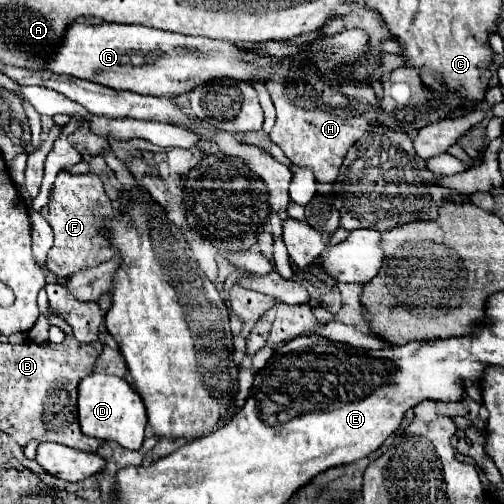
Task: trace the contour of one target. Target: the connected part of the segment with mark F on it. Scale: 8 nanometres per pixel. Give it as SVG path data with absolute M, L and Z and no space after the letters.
M62 170L54 182L48 208L48 222L54 230L54 246L46 258L50 272L56 276L70 276L86 266L98 266L114 256L114 250L108 246L106 238L100 232L100 218L114 216L112 202L104 192L100 176L92 172L70 174L68 170Z

